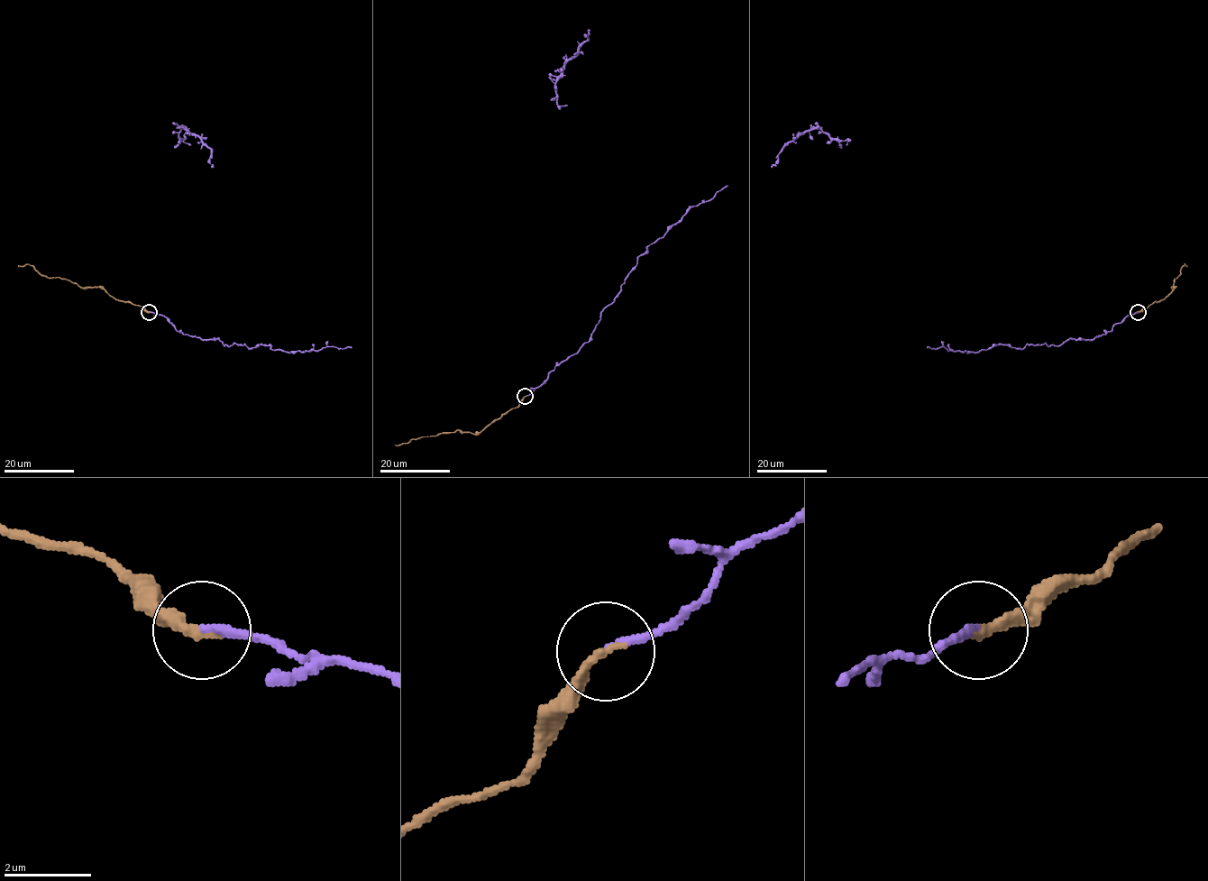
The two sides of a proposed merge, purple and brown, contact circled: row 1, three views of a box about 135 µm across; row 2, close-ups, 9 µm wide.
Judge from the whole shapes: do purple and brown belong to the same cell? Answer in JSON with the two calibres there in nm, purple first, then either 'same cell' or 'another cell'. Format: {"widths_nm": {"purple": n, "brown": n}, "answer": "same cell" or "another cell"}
{"widths_nm": {"purple": 170, "brown": 240}, "answer": "same cell"}

